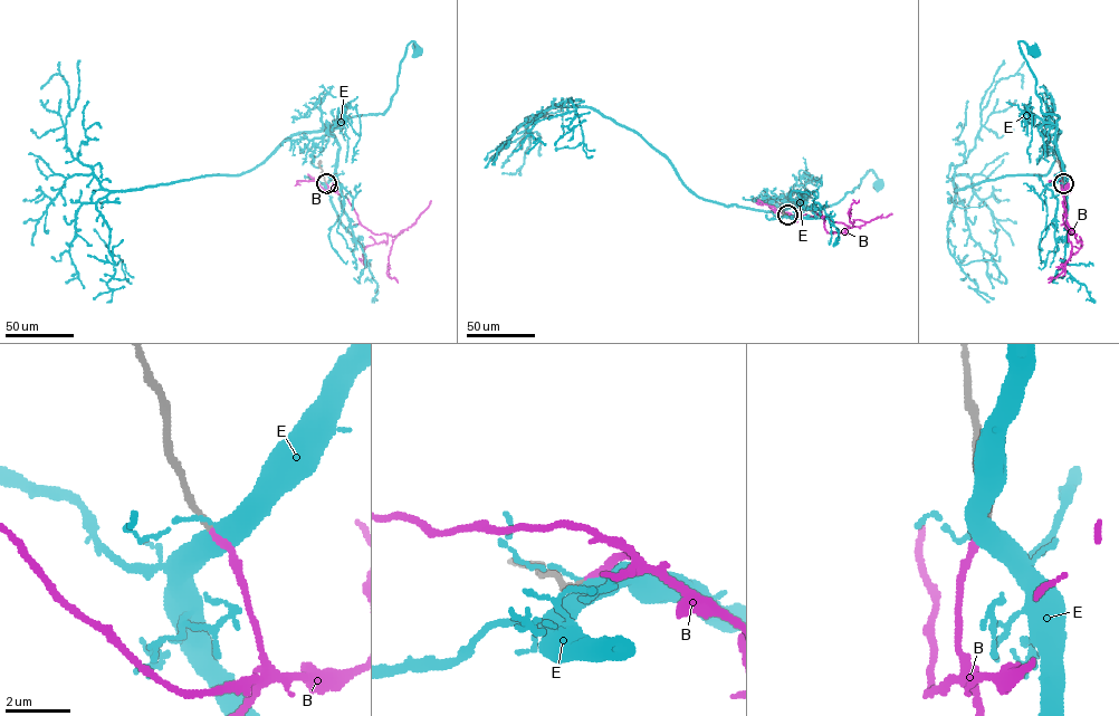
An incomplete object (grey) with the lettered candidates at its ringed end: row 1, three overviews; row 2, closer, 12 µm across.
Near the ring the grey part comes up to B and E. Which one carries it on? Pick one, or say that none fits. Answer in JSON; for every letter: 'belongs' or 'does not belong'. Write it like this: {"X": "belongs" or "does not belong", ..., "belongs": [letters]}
{"B": "belongs", "E": "does not belong", "belongs": ["B"]}

